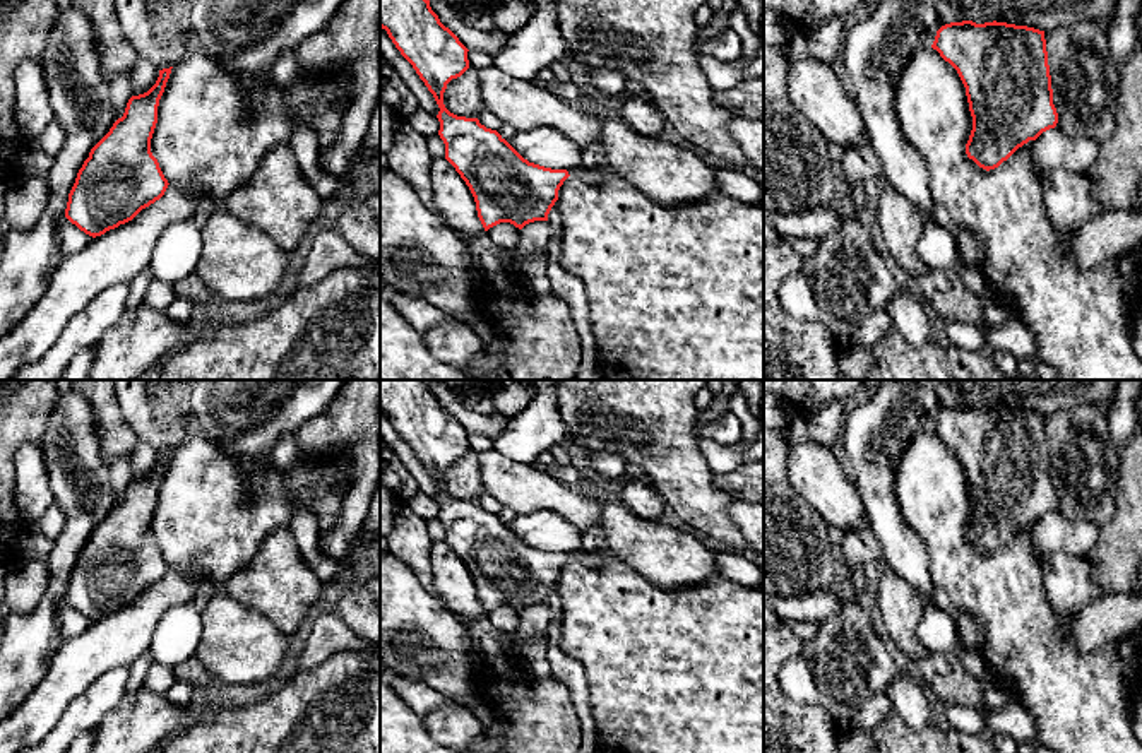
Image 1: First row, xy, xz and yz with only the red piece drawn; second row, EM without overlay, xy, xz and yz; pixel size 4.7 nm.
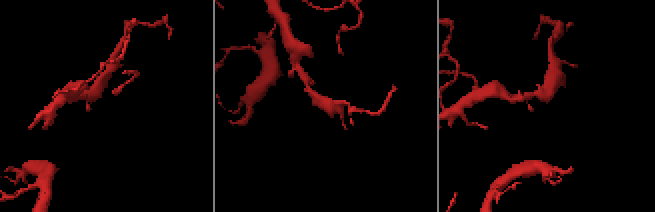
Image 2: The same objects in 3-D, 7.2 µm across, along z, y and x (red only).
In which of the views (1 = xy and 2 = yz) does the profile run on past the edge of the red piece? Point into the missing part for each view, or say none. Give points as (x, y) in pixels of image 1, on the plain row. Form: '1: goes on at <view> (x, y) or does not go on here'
1: does not go on here
2: does not go on here

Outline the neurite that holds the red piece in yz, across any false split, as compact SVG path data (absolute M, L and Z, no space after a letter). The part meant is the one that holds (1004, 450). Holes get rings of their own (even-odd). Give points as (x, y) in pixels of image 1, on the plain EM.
M996 404L950 406L937 414L931 431L957 454L966 471L972 500L966 537L979 551L998 551L1019 531L1056 510L1044 414Z

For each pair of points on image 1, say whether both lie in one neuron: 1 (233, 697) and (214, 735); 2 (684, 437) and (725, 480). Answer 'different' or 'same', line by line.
1: different
2: different

